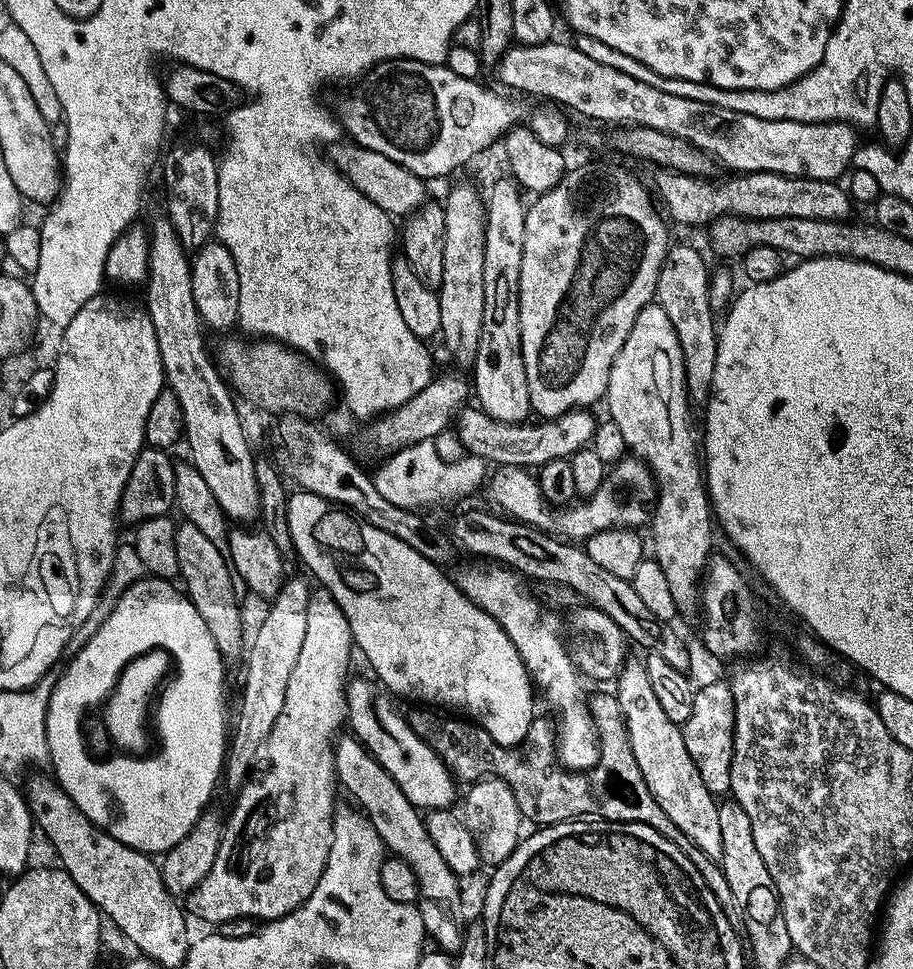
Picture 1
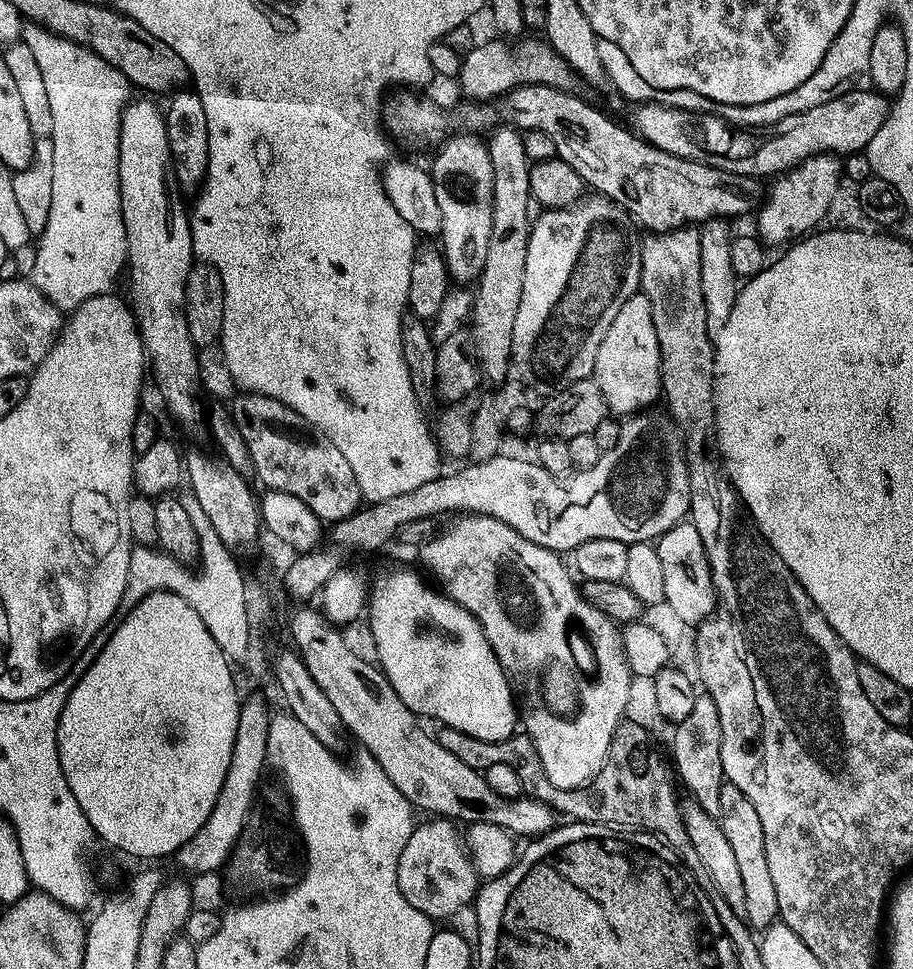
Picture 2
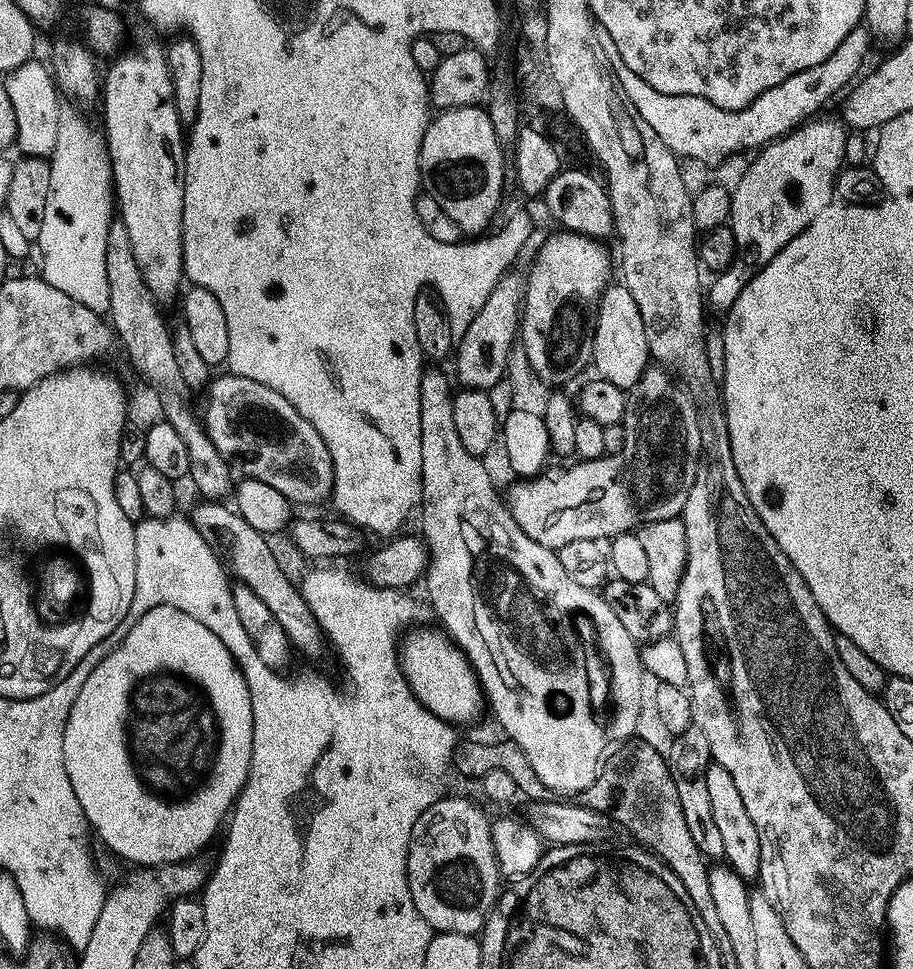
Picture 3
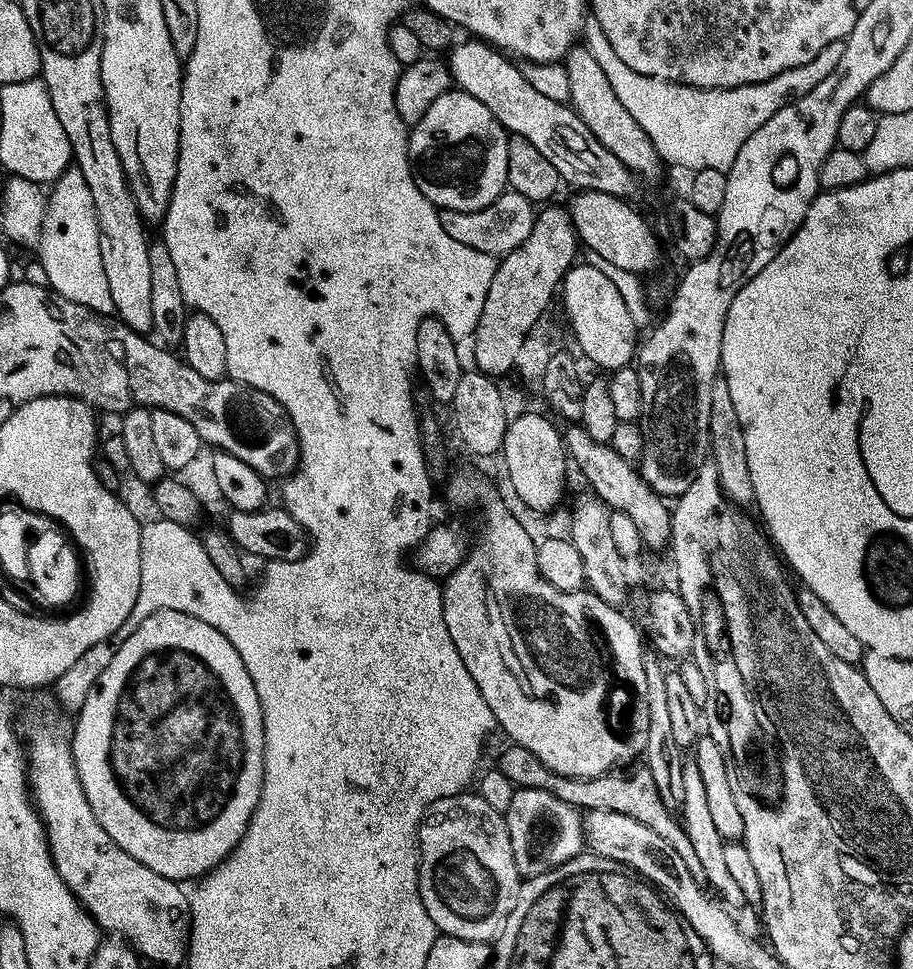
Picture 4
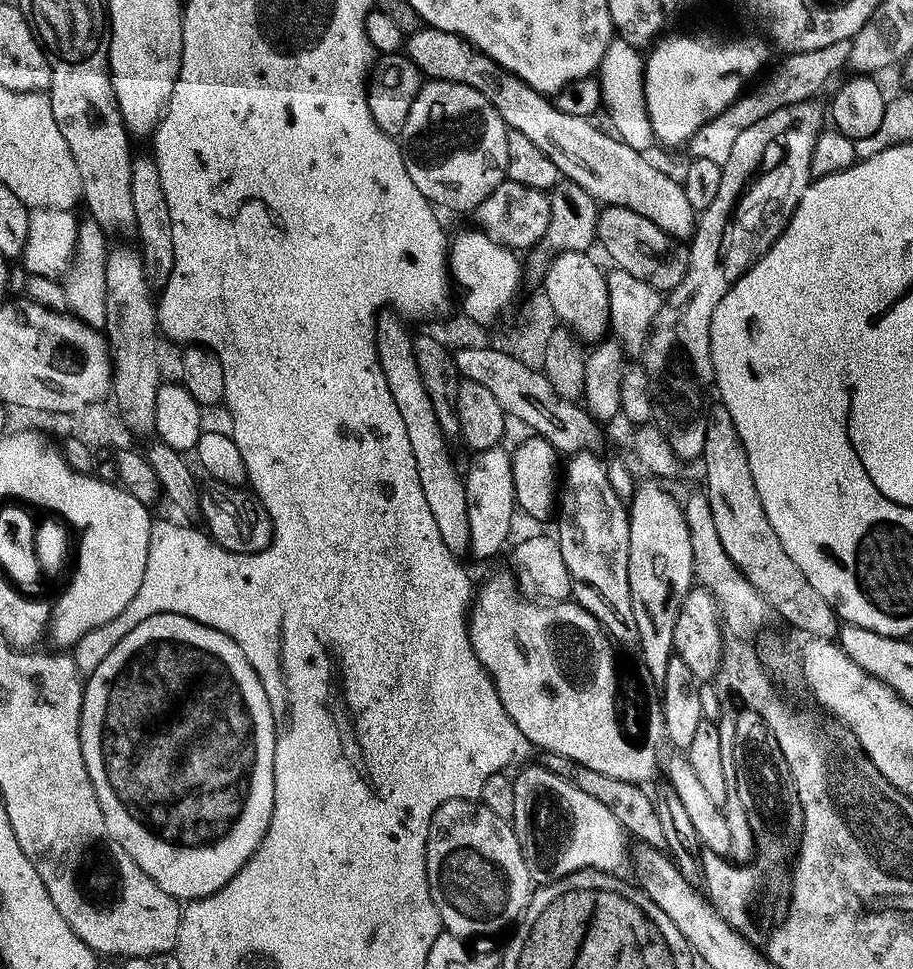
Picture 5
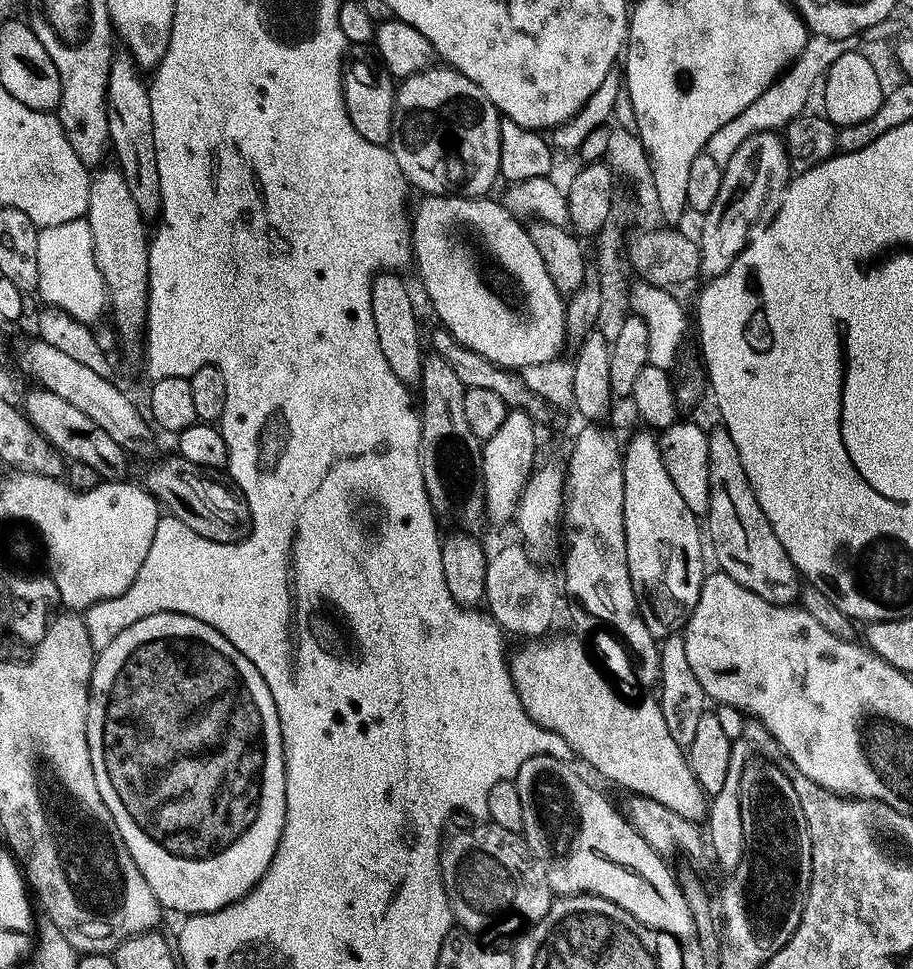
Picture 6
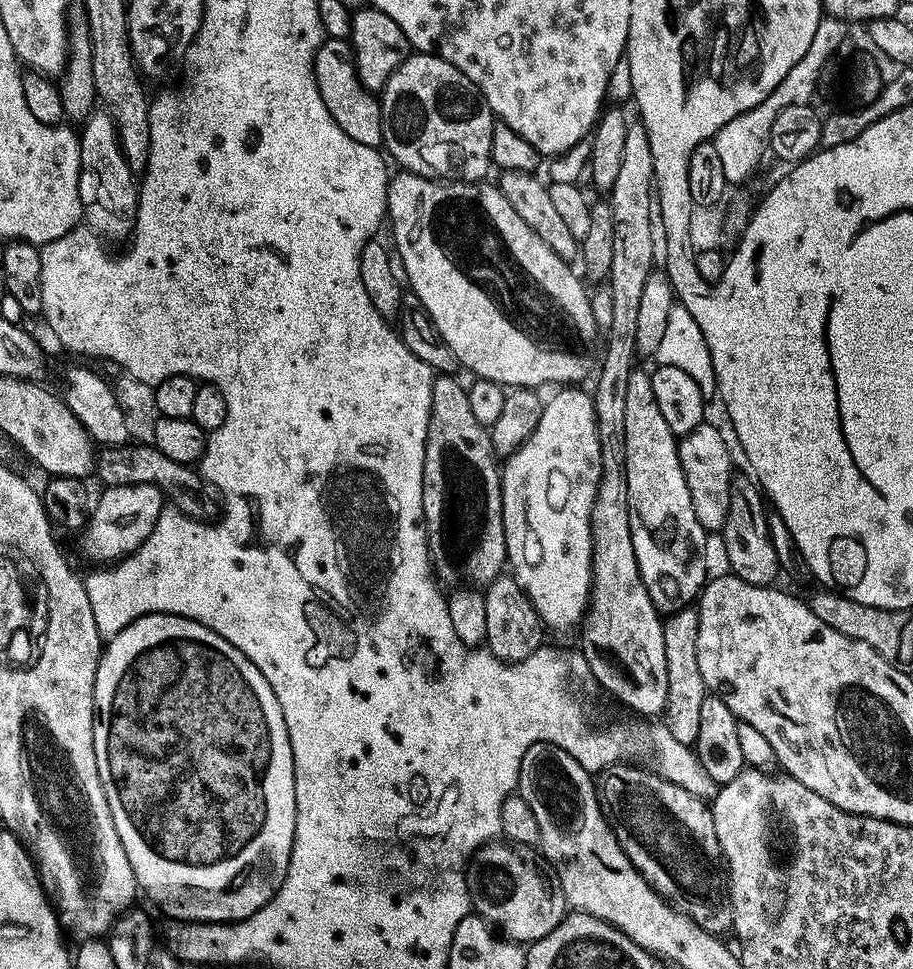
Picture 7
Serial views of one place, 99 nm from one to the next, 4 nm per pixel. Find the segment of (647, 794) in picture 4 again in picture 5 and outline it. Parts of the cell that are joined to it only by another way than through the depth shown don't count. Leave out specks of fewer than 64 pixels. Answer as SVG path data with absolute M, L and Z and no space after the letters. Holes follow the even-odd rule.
M544 752L538 760L541 767L547 768L552 774L558 775L564 781L569 781L572 785L578 786L580 790L585 791L590 797L602 803L625 828L625 831L631 836L636 836L636 840L644 844L654 845L656 847L665 847L665 838L662 834L660 821L656 814L655 803L644 791L641 785L622 782L621 779L610 779L608 775L598 774L580 763L574 762L562 755L556 755L553 752Z

